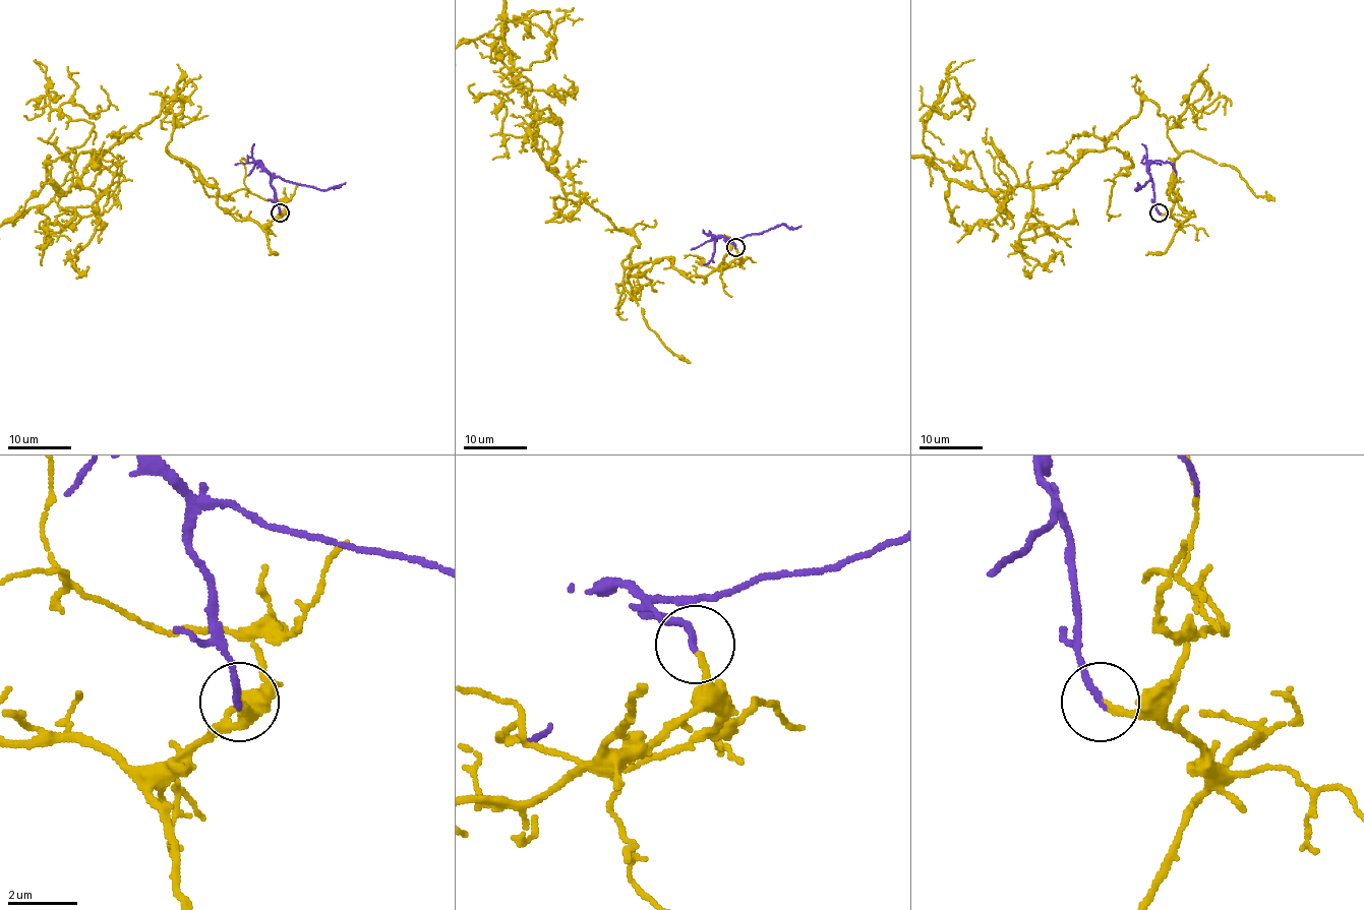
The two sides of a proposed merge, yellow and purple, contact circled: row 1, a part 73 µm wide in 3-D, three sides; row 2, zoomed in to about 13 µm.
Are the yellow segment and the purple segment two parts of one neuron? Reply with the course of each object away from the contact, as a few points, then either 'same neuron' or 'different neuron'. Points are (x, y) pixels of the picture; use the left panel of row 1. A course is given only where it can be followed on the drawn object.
course purple (280, 213), (271, 183), (274, 177), (327, 190), (346, 182); same neuron

